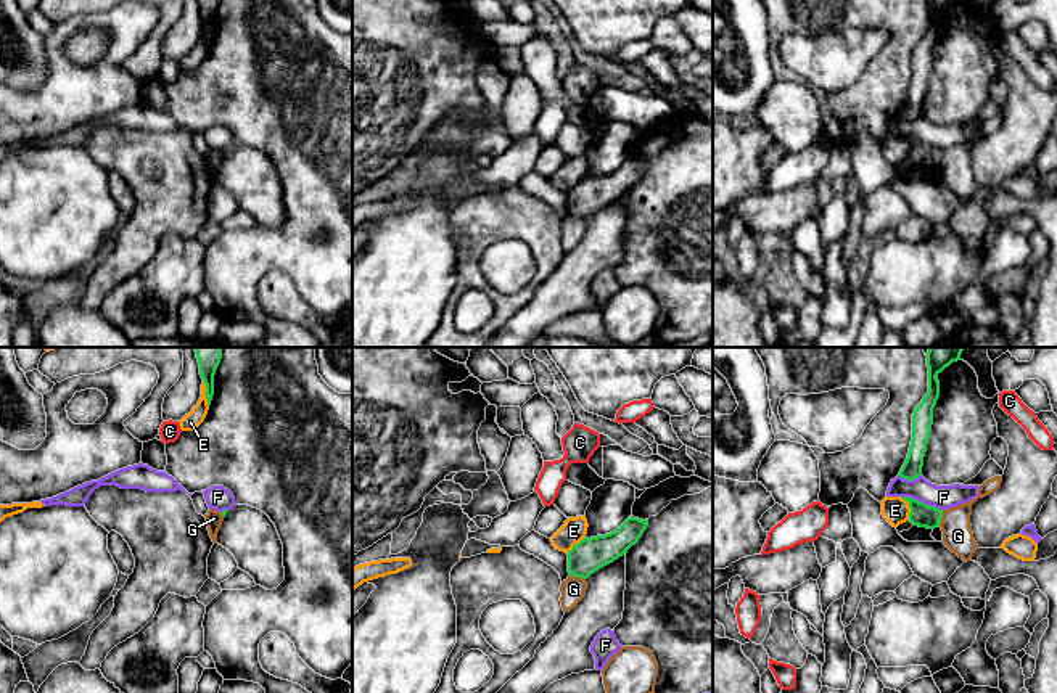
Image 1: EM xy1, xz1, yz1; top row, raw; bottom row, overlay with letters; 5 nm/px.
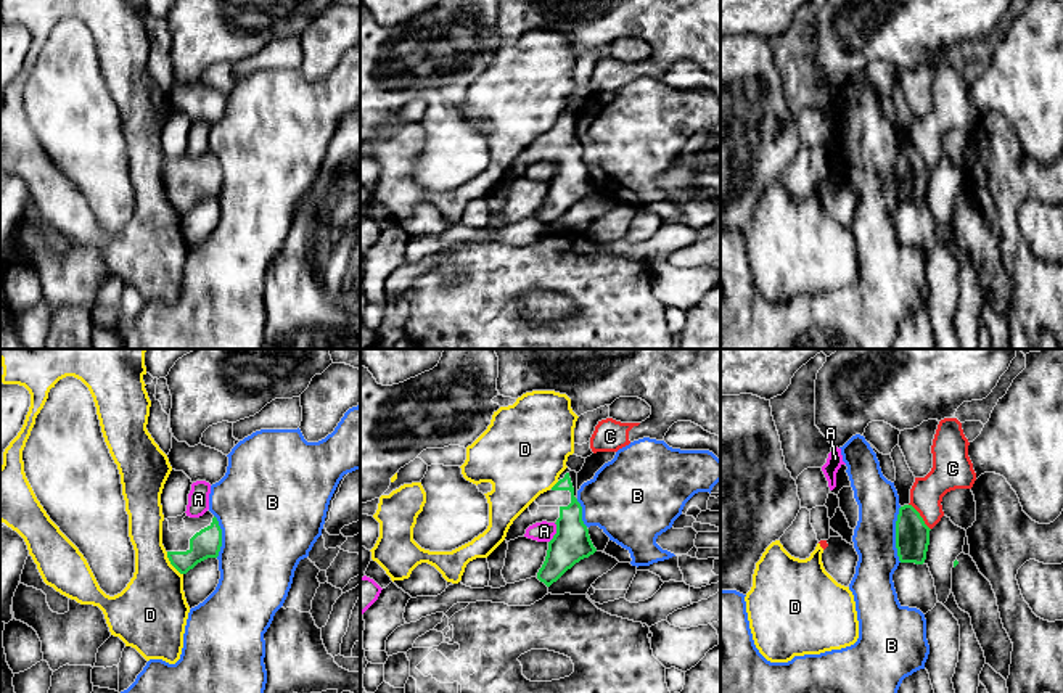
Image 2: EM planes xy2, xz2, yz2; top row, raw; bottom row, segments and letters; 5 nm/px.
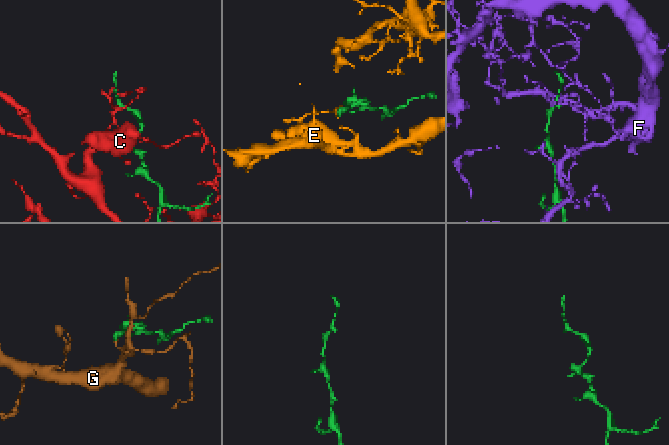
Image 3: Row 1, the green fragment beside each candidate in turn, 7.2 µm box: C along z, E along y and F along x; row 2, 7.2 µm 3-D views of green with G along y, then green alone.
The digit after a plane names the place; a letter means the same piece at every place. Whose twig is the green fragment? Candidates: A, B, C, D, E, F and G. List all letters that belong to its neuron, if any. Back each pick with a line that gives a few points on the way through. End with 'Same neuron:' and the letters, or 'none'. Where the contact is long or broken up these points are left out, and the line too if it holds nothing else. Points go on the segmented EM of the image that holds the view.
Same neuron: none

